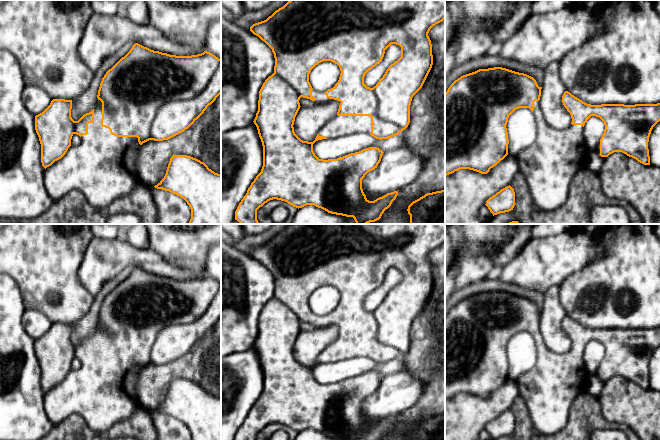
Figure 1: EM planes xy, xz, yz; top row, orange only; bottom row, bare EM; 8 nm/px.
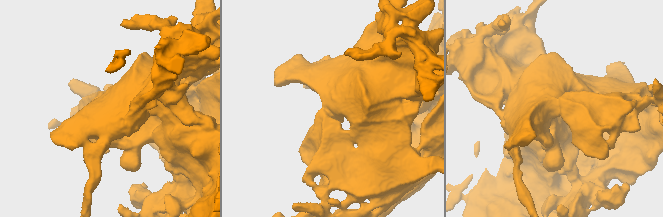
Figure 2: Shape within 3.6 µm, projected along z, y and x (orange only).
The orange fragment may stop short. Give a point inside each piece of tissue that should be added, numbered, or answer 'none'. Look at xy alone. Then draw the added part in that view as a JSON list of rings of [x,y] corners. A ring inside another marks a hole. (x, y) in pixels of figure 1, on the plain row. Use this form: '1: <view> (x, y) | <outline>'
1: xy (103, 391) | [[[102,327],[94,329],[94,345],[88,348],[88,358],[81,360],[78,370],[70,370],[66,378],[55,385],[44,395],[46,414],[53,424],[59,424],[72,414],[83,417],[87,427],[96,432],[106,432],[119,421],[130,418],[137,409],[143,408],[138,401],[136,384],[141,369],[137,361],[117,361],[110,357],[108,352],[101,350]]]

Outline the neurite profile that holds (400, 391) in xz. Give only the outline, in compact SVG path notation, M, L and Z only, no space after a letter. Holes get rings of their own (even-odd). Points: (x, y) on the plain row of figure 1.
M405 370L384 376L378 390L362 403L367 424L374 425L410 409L417 403L423 390L424 383Z

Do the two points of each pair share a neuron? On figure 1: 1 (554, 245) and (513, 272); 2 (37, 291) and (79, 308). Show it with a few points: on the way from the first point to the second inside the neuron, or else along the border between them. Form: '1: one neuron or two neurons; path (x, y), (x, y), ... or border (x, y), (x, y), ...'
1: one neuron; path (546, 256), (534, 268), (524, 270)
2: one neuron; path (47, 290), (61, 290), (69, 298)

